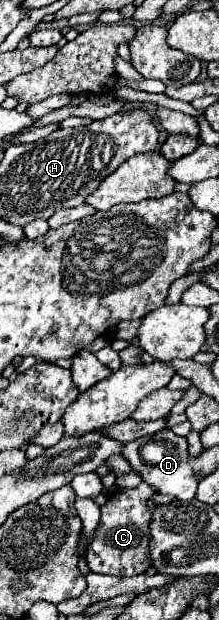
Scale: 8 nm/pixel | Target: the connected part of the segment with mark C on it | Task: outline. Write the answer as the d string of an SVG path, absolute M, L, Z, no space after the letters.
M140 483L134 489L124 489L114 497L108 497L106 505L100 507L100 523L86 549L86 563L90 571L118 577L132 577L146 573L150 561L150 521L158 507L154 503L156 489L148 483Z

